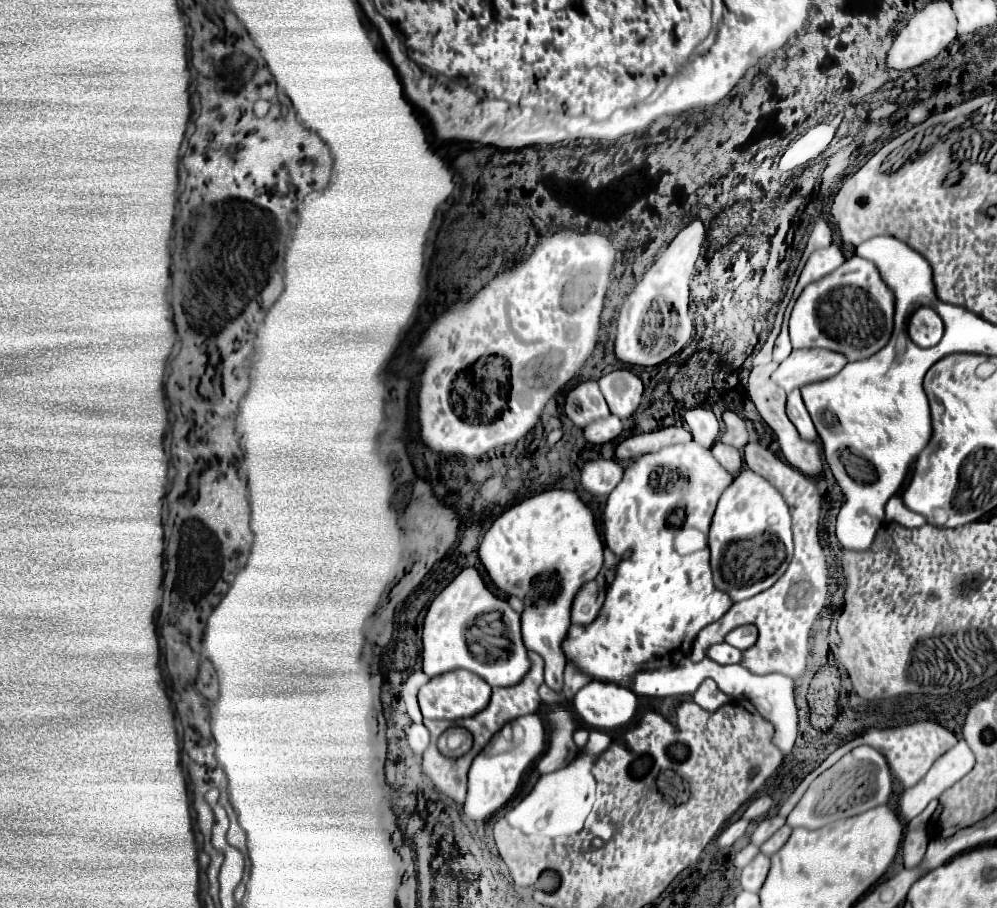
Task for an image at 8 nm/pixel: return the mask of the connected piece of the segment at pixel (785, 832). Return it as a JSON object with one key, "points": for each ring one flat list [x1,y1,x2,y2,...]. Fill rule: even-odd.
{"points":[[783,825,779,831,775,831,763,845,761,845,761,853,765,855,773,855,775,851,779,851,783,847,783,843,789,839,791,835,791,827,789,825]]}

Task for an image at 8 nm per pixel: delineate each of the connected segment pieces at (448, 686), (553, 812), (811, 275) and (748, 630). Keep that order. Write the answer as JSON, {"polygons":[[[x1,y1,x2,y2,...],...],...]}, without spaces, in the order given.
{"polygons":[[[457,669,451,673,443,673,437,677,429,677,429,683,425,683,419,691,419,707,425,719,463,719,473,717,479,711,483,711,491,701,491,685,479,679,479,675]],[[577,729,573,737,575,737,577,747,583,747,577,753,577,757,569,765,565,765,563,769,557,769,549,775,541,775,539,781,535,783,533,791,502,818,513,829,519,829,525,835,537,835,537,837,571,835,571,833,577,833,583,829,583,823,585,823,585,819,591,813,593,803,595,803,595,777,593,777,591,769,595,767,599,755,605,749,609,749,611,737,603,731,589,733,589,729]],[[829,245,829,247,825,247,825,249,817,249,817,251,809,257,807,265,805,265,803,271,801,271,801,277,799,277,799,283,797,283,797,289,795,289,793,299,797,299,797,295,803,291,803,287,807,287,809,283,813,283,813,281,829,275,829,273,835,271,843,261,845,261,845,257,843,257,843,253,839,251,837,245]],[[743,625,743,627,737,627,733,629,727,637,725,637,725,643,745,651,749,647,753,647,753,643,757,641,757,627,753,625]]]}

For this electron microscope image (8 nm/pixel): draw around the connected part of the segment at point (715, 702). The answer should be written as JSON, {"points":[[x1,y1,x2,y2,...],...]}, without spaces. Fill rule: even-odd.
{"points":[[711,681,703,683,703,685,697,689,697,693,693,695,693,699,695,699,695,703,697,703,699,707,703,707,703,709,707,709,707,711,717,711,717,709,723,707,725,703,733,701,733,697,725,695,725,693,723,693,715,683,711,683]]}

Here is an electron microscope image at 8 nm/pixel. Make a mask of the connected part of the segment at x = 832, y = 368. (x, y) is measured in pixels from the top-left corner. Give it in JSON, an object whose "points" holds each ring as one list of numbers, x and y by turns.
{"points":[[797,349,773,373,773,381,787,393,793,387,825,381,837,375,847,365,847,359,829,349]]}

